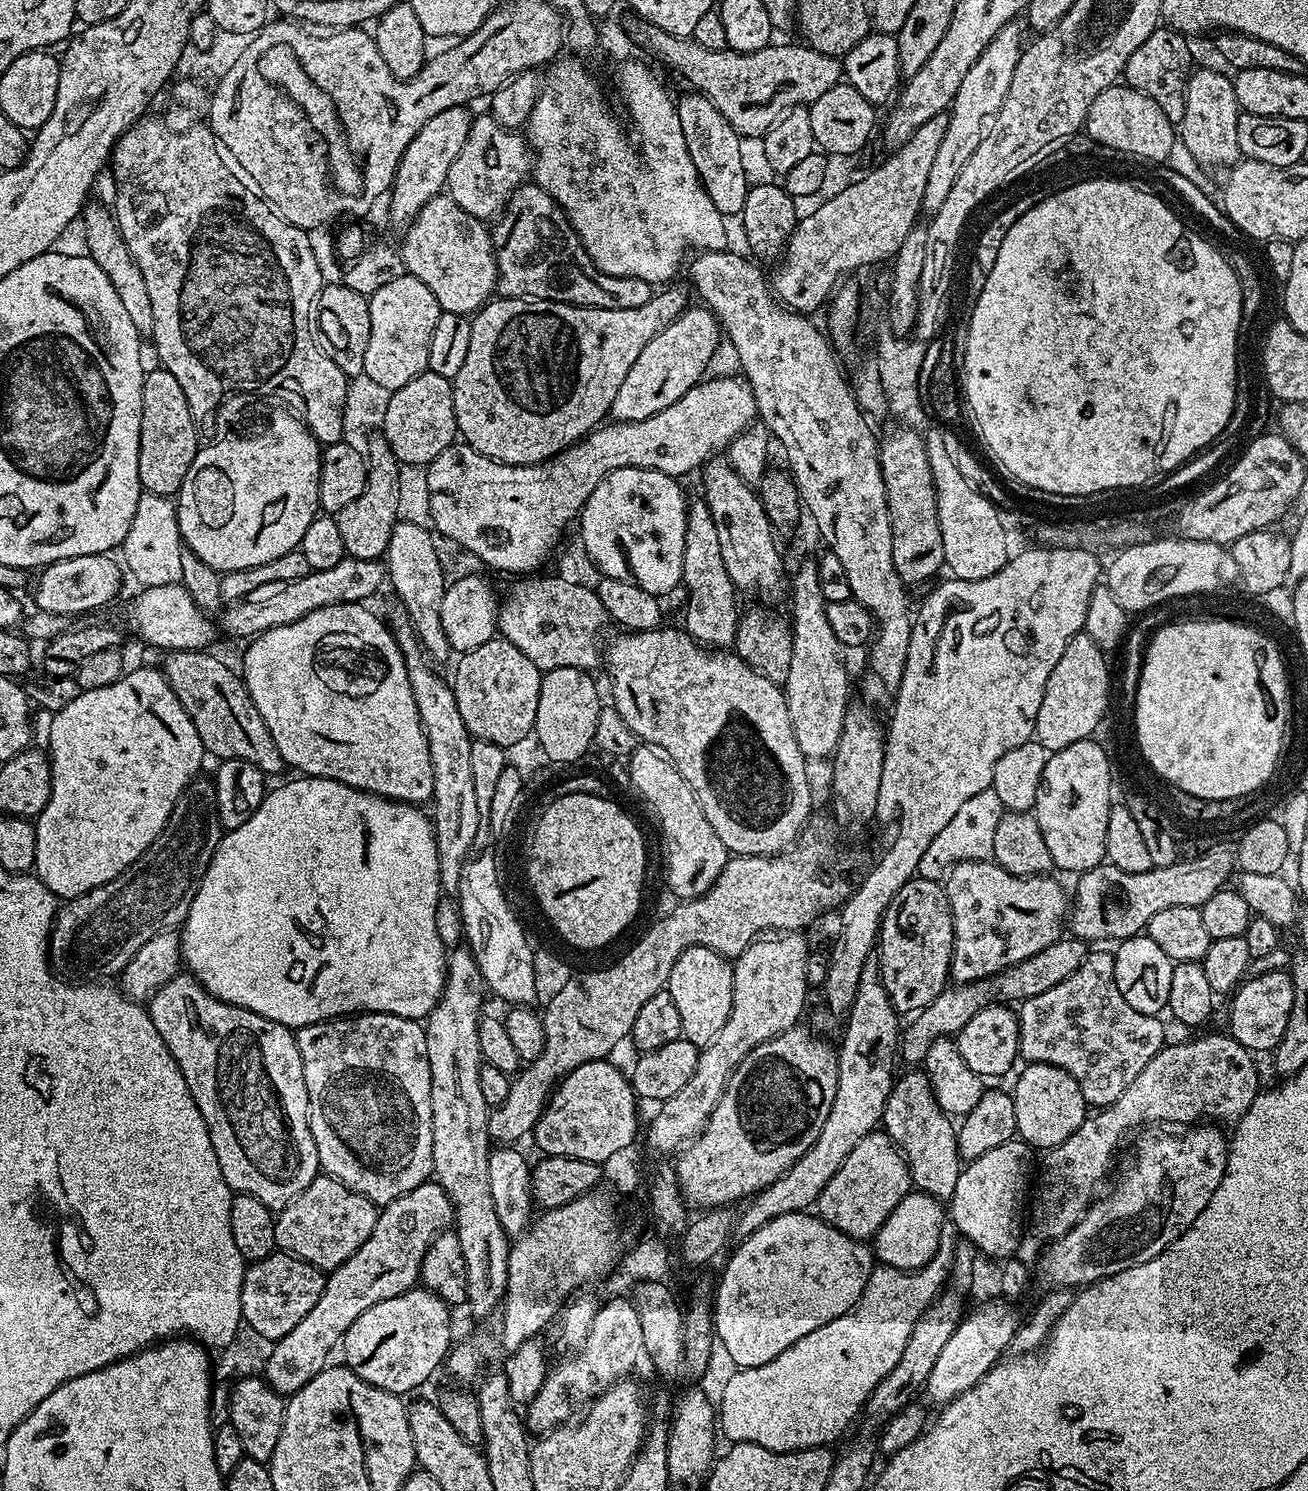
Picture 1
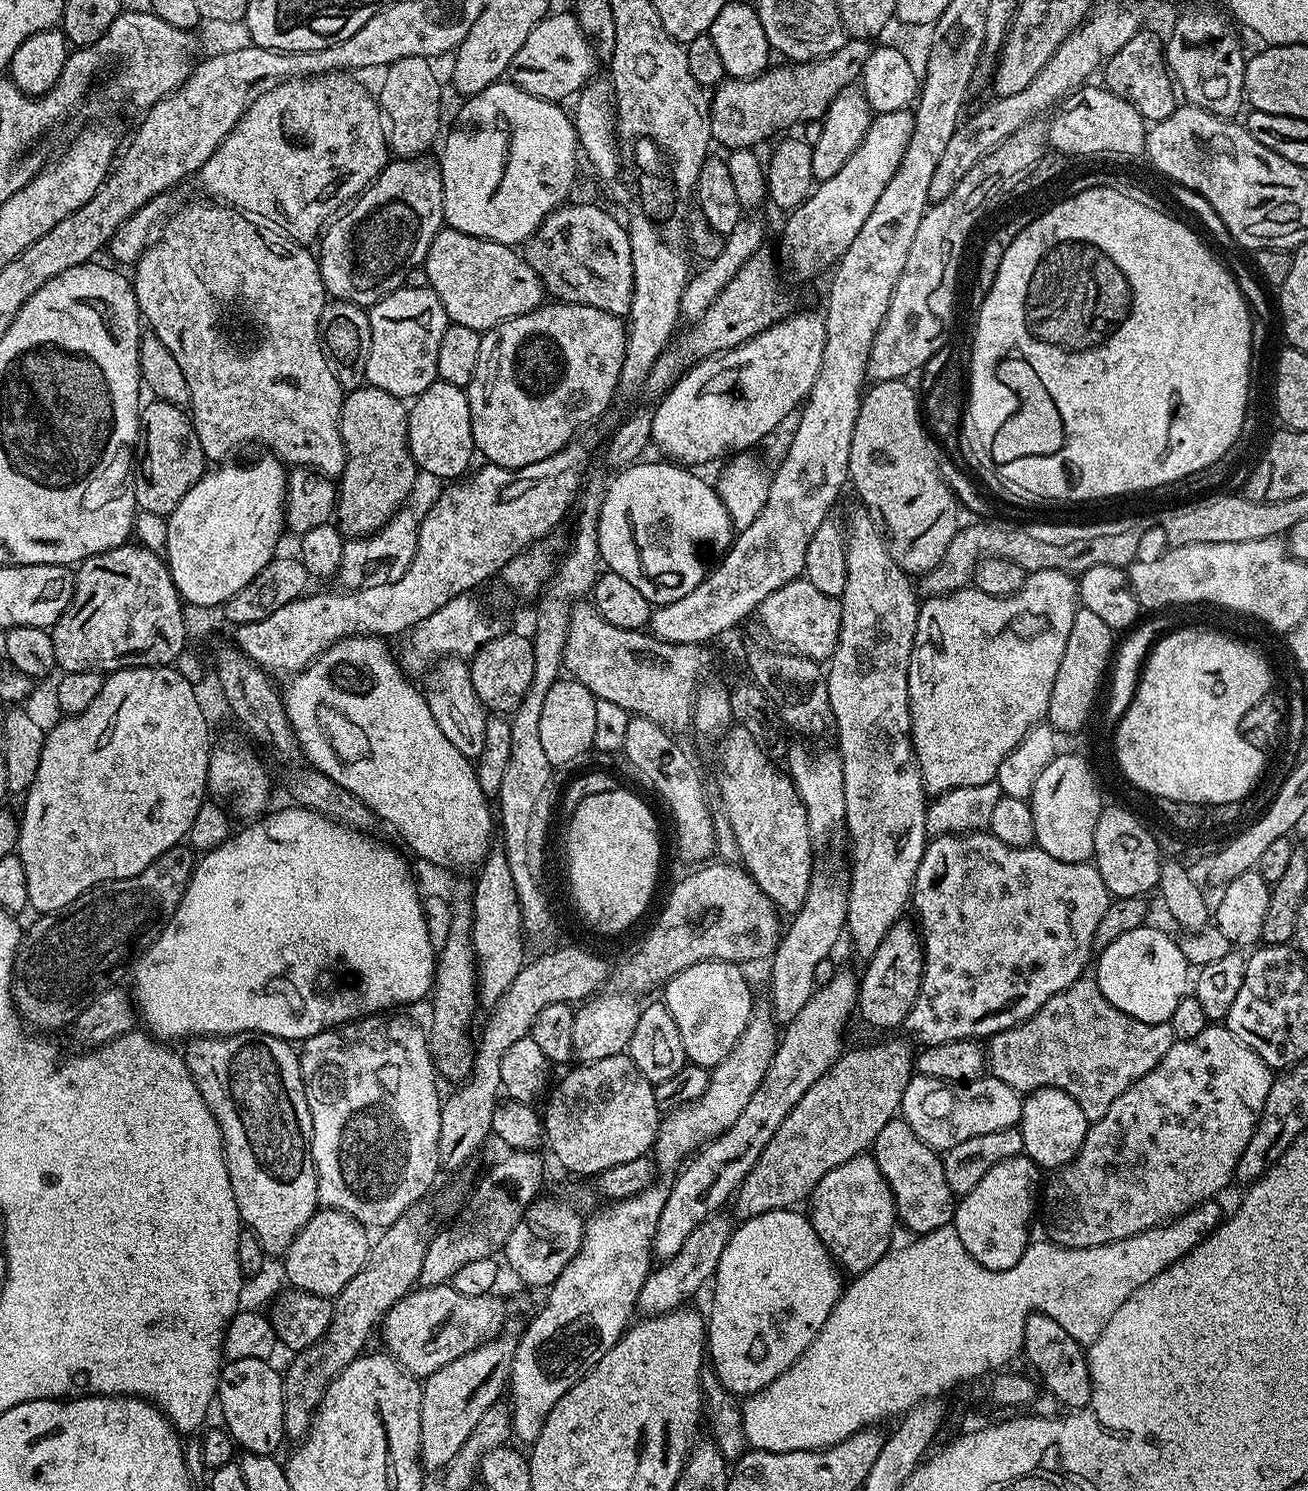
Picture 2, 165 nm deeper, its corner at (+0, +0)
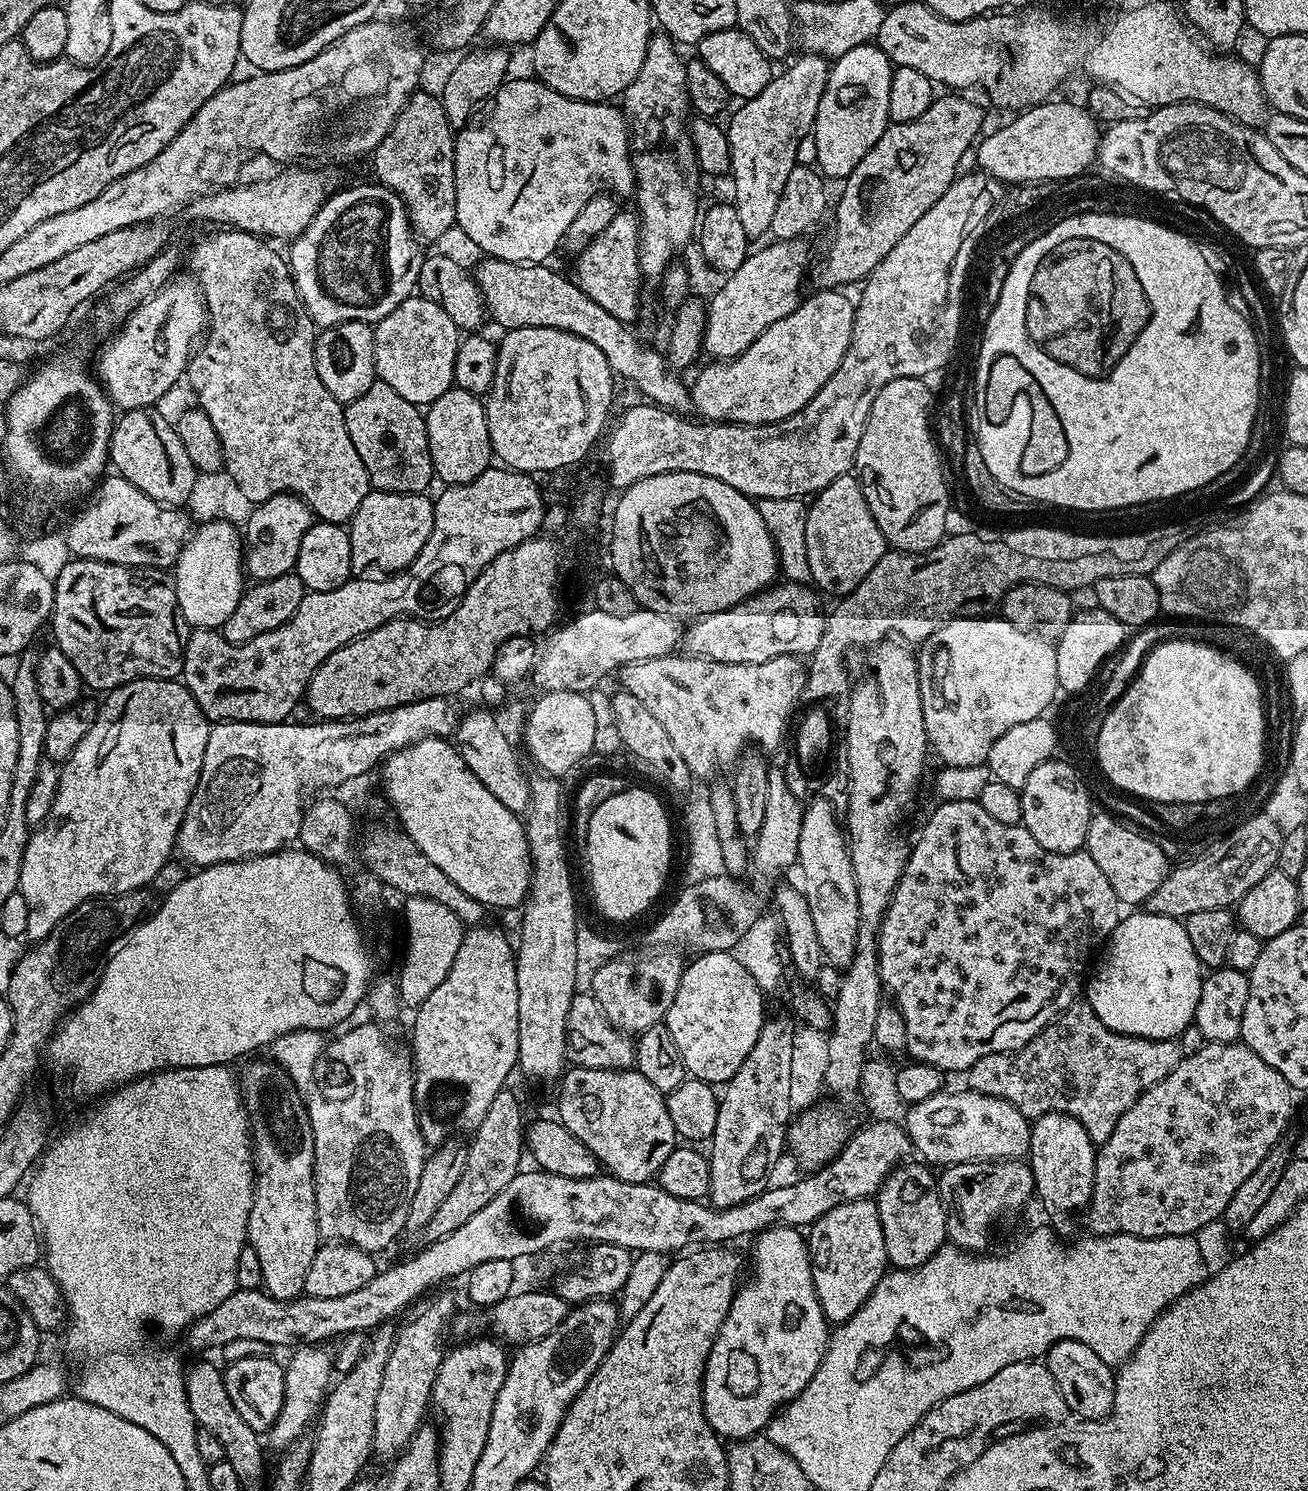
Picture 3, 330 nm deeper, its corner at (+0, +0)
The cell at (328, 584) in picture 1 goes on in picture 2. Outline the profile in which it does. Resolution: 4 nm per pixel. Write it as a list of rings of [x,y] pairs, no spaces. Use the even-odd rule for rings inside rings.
[[[401,510],[392,515],[390,522],[382,526],[372,536],[352,538],[342,550],[342,562],[338,573],[345,589],[363,588],[367,586],[386,586],[398,582],[402,574],[414,562],[414,554],[418,546],[418,530],[420,521],[417,513]]]

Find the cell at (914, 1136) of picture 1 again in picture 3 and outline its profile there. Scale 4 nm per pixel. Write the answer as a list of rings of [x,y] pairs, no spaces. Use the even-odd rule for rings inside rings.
[[[905,1162],[892,1171],[874,1197],[882,1218],[888,1263],[893,1269],[922,1266],[922,1262],[929,1260],[948,1240],[946,1210],[940,1200],[937,1173],[927,1163],[912,1163]]]

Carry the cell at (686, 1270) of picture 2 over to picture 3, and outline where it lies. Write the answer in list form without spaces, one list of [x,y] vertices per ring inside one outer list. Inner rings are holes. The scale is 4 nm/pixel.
[[[780,1016],[777,1020],[765,1019],[758,1034],[758,1042],[754,1042],[754,1050],[746,1054],[746,1062],[738,1066],[738,1074],[734,1074],[734,1078],[730,1078],[719,1093],[718,1123],[714,1125],[714,1134],[710,1141],[712,1152],[708,1156],[710,1186],[707,1199],[714,1208],[738,1206],[762,1194],[767,1188],[768,1171],[779,1156],[786,1152],[788,1129],[794,1116],[790,1102],[790,1062],[793,1061],[795,1031],[793,1021],[785,1016]]]

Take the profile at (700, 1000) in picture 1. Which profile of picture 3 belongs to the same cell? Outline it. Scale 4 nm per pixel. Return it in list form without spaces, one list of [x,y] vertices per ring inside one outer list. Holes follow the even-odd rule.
[[[702,952],[695,957],[696,961],[689,963],[682,974],[682,982],[678,982],[678,994],[674,994],[674,1002],[670,1002],[670,1010],[665,1014],[663,1023],[668,1025],[670,1034],[674,1038],[674,1046],[678,1046],[678,1054],[684,1063],[684,1071],[689,1077],[697,1080],[705,1080],[706,1083],[713,1086],[723,1086],[727,1084],[730,1078],[734,1078],[734,1074],[738,1074],[738,1066],[742,1066],[742,1062],[746,1062],[746,1054],[750,1054],[750,1050],[754,1050],[754,1042],[758,1042],[758,1034],[762,1030],[766,1019],[764,1013],[765,993],[760,990],[758,982],[750,976],[750,972],[745,969],[732,956],[731,952]]]

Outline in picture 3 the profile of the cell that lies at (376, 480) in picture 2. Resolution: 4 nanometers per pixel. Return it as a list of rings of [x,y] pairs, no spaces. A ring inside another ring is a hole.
[[[378,378],[362,398],[354,398],[354,402],[347,404],[344,417],[346,430],[350,430],[350,442],[354,442],[354,450],[358,450],[358,458],[362,458],[366,466],[373,489],[421,494],[429,491],[428,483],[433,483],[434,473],[425,413],[417,405],[406,402],[398,390]]]

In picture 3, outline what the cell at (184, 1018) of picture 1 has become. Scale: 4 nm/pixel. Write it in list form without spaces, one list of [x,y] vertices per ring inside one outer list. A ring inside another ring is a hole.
[[[253,1059],[248,1069],[242,1076],[242,1099],[247,1107],[250,1117],[250,1131],[252,1134],[252,1163],[256,1173],[256,1183],[252,1190],[252,1205],[250,1206],[250,1218],[248,1219],[248,1239],[247,1247],[258,1254],[258,1262],[262,1266],[262,1288],[269,1296],[276,1300],[294,1300],[301,1295],[306,1282],[306,1270],[310,1270],[310,1262],[314,1262],[314,1254],[322,1247],[322,1237],[318,1230],[318,1214],[316,1213],[316,1183],[314,1182],[314,1134],[310,1126],[310,1118],[305,1101],[300,1101],[300,1096],[296,1093],[297,1085],[288,1077],[287,1072],[275,1062],[267,1064],[264,1060]]]

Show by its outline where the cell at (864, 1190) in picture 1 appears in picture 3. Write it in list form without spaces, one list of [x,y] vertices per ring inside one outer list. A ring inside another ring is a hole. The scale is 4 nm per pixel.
[[[875,1199],[855,1200],[842,1206],[834,1206],[822,1218],[818,1218],[806,1232],[808,1255],[812,1257],[812,1277],[814,1290],[818,1294],[818,1302],[824,1311],[824,1317],[829,1325],[845,1324],[870,1298],[874,1286],[889,1271],[888,1255],[886,1254],[886,1238],[882,1234],[882,1218],[876,1209]]]

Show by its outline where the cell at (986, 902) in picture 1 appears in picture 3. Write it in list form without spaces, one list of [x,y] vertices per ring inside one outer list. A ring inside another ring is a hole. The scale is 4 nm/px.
[[[979,799],[970,801],[943,801],[928,816],[916,845],[911,845],[908,861],[904,863],[904,873],[892,895],[890,906],[886,910],[884,920],[880,924],[880,933],[876,935],[878,942],[878,966],[880,982],[886,989],[896,1008],[906,1022],[906,1038],[908,1039],[907,1055],[913,1061],[929,1064],[945,1074],[951,1072],[967,1073],[978,1058],[986,1058],[986,1054],[999,1052],[1017,1052],[1022,1046],[1030,1043],[1048,1024],[1051,1024],[1060,1013],[1077,1003],[1079,994],[1086,984],[1086,973],[1089,971],[1088,959],[1092,951],[1111,936],[1112,931],[1122,919],[1122,905],[1114,894],[1114,886],[1110,886],[1106,874],[1102,874],[1098,862],[1090,858],[1087,850],[1058,854],[1038,846],[1034,834],[1026,830],[1023,823],[1007,824],[998,822],[982,810]]]

